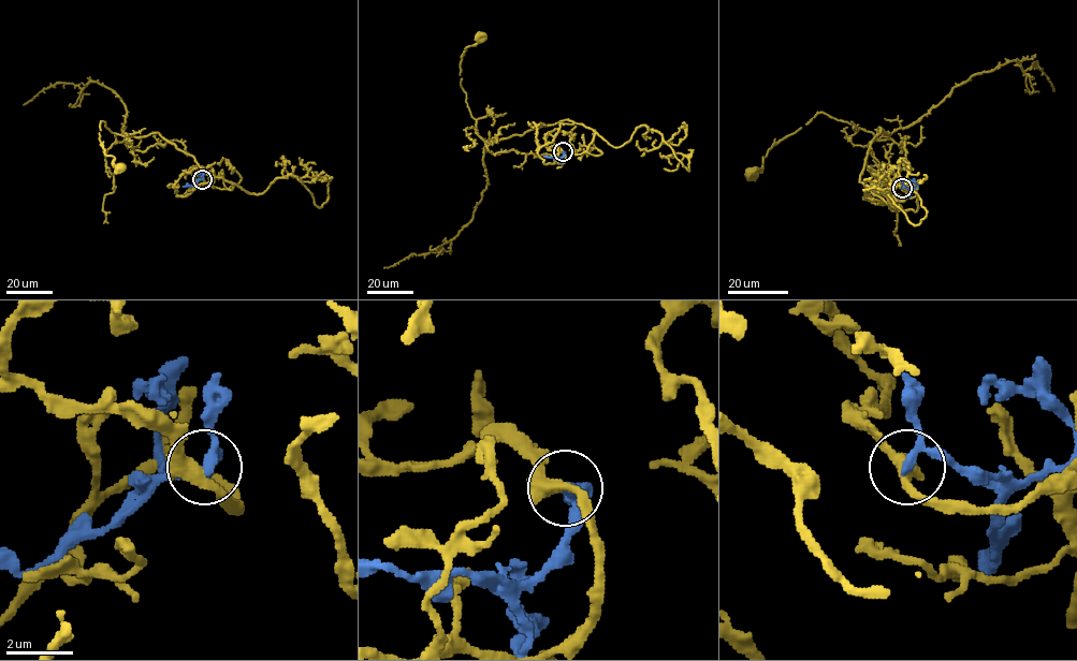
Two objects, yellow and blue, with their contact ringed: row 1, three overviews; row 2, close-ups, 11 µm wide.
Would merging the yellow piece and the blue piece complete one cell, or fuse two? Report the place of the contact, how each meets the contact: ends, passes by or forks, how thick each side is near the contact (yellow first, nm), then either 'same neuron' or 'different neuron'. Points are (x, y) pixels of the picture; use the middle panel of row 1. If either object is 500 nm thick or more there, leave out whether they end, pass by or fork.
(563, 151) | yellow passes by | blue passes by | 400/200 nm | different neuron

